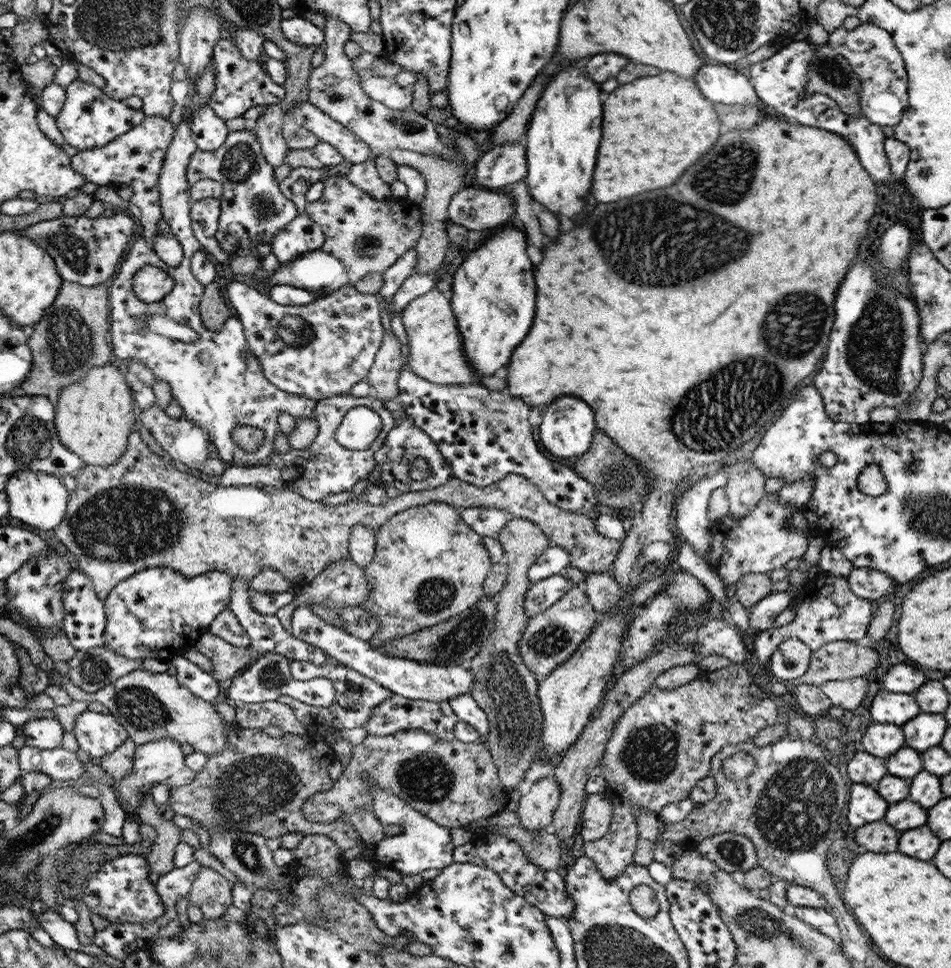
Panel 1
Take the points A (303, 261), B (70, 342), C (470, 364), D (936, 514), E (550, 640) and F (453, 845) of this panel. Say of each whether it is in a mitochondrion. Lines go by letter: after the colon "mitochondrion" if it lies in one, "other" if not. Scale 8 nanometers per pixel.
A: other
B: mitochondrion
C: other
D: mitochondrion
E: mitochondrion
F: other

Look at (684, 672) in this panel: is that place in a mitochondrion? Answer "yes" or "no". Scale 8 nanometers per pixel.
no

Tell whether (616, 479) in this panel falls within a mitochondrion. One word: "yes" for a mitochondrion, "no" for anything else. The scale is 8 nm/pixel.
yes

